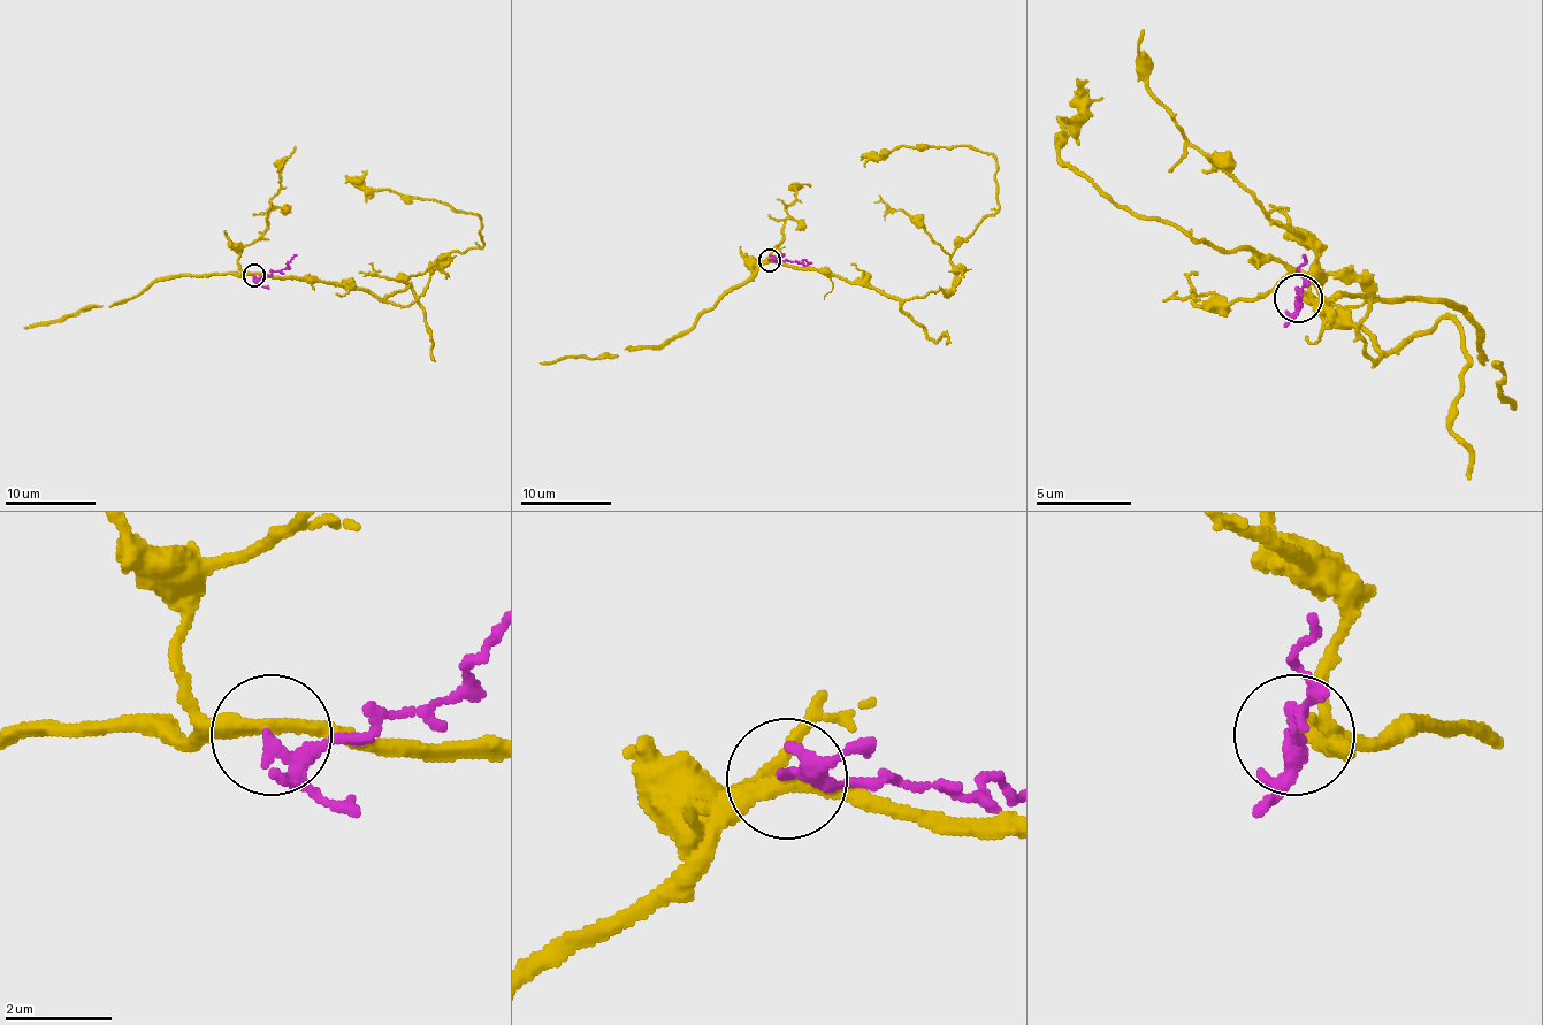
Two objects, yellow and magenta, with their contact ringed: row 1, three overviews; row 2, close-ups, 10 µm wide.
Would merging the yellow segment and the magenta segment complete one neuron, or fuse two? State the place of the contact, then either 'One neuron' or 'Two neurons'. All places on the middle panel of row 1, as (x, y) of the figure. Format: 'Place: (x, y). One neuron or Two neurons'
Place: (770, 260). Two neurons

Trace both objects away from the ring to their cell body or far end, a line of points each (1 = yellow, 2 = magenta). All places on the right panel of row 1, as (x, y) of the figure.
1: (1297, 297), (1359, 326), (1377, 364), (1354, 277), (1130, 215), (1068, 168), (1059, 120), (1086, 92)
2: (1297, 297), (1301, 301), (1306, 254)

